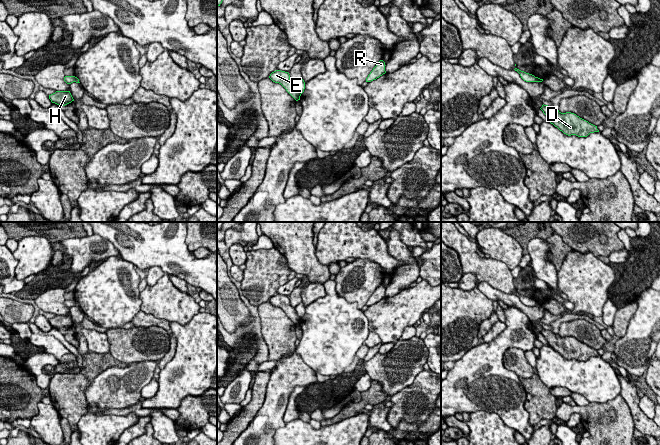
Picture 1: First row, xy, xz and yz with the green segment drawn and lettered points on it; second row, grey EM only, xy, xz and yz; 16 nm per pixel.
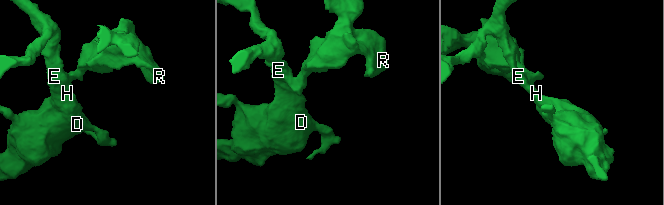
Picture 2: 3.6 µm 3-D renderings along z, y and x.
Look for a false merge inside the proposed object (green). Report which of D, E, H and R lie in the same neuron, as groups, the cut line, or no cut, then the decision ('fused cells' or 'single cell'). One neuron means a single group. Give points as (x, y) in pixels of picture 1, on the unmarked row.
D E H / R; cut in xz along (294, 308), (300, 318); fused cells

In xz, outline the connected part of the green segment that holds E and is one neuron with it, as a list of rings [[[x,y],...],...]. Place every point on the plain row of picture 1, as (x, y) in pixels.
[[[276,294],[270,298],[269,302],[273,306],[281,308],[296,325],[300,324],[301,318],[297,315],[295,308],[291,306],[288,296]]]

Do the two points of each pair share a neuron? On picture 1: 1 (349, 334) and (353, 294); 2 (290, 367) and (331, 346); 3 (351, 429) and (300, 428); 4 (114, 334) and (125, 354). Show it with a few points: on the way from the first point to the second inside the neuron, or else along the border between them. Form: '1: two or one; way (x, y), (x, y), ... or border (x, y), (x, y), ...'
1: two; border (335, 286), (339, 295), (355, 302), (360, 309)
2: two; border (295, 350), (316, 373)
3: one; way (338, 434), (313, 434)
4: one; way (119, 339), (125, 345), (125, 349)

